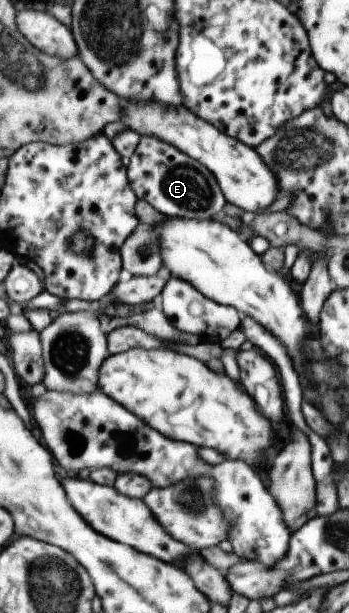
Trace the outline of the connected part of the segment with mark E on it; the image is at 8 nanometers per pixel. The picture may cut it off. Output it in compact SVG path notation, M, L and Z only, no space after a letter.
M139 136L138 145L129 157L127 167L128 181L136 197L149 203L158 213L167 217L197 219L198 221L212 220L212 217L226 205L221 189L215 177L200 162L190 159L180 153L174 146L164 143L152 136Z

